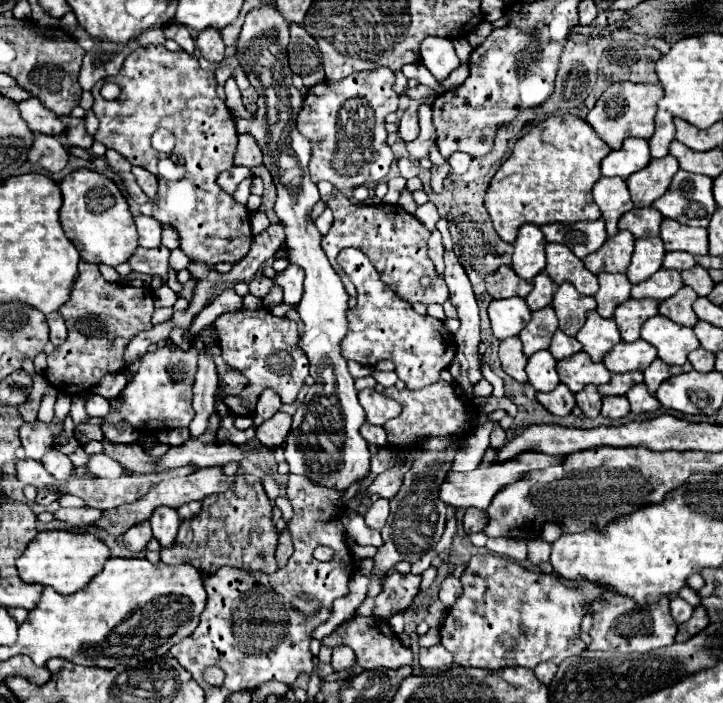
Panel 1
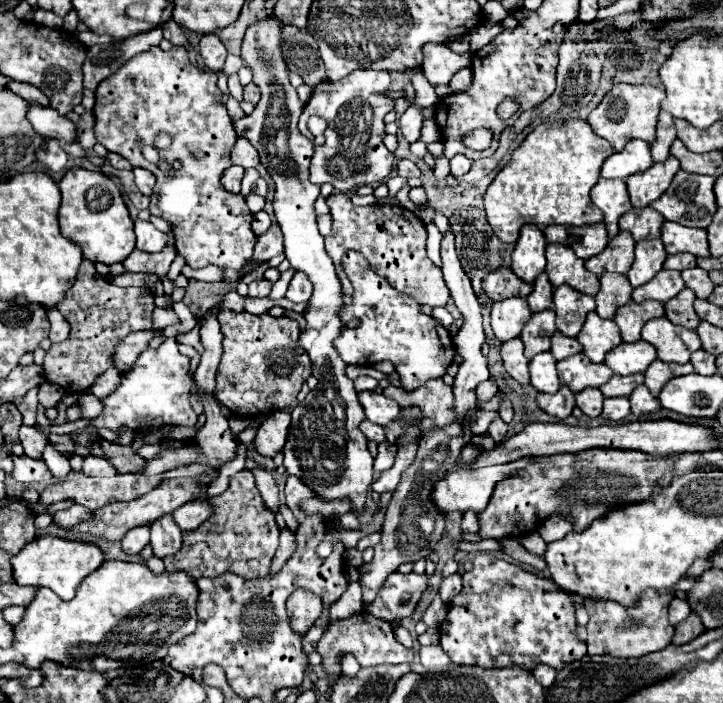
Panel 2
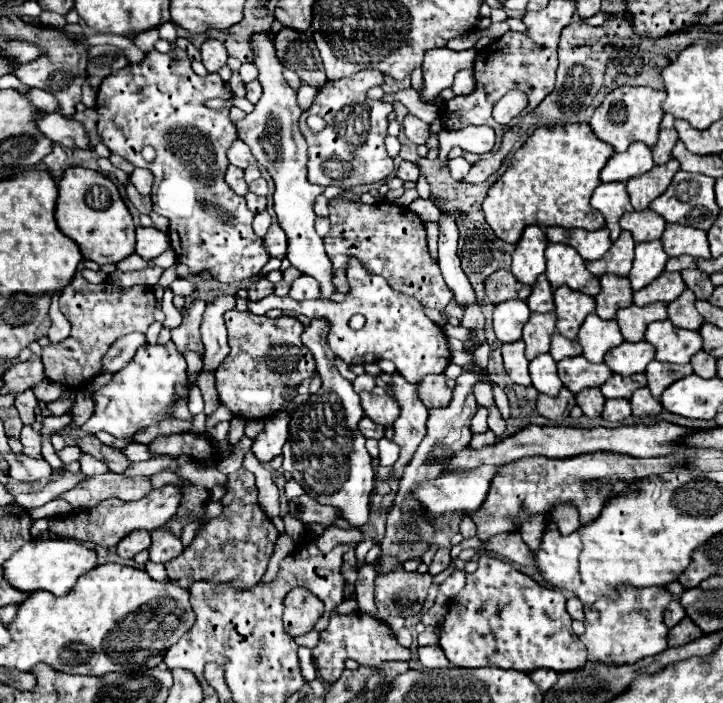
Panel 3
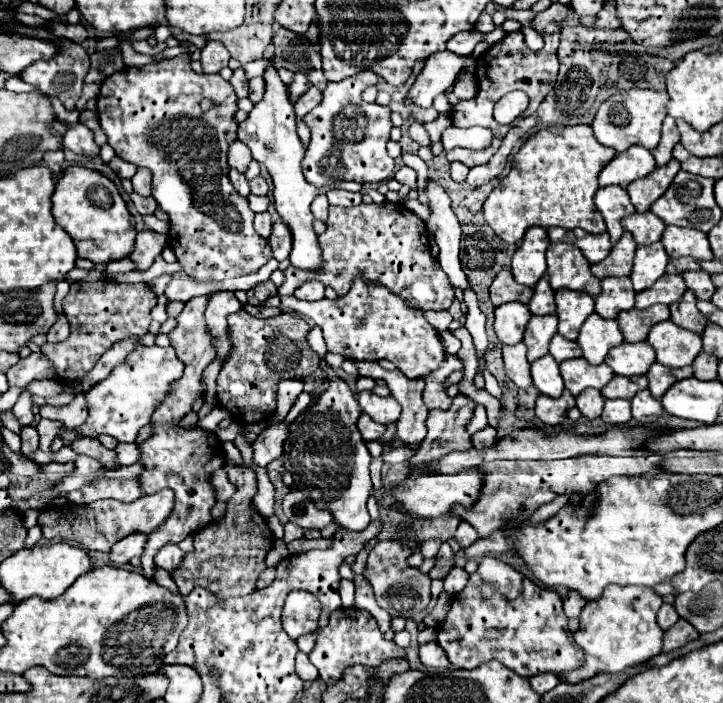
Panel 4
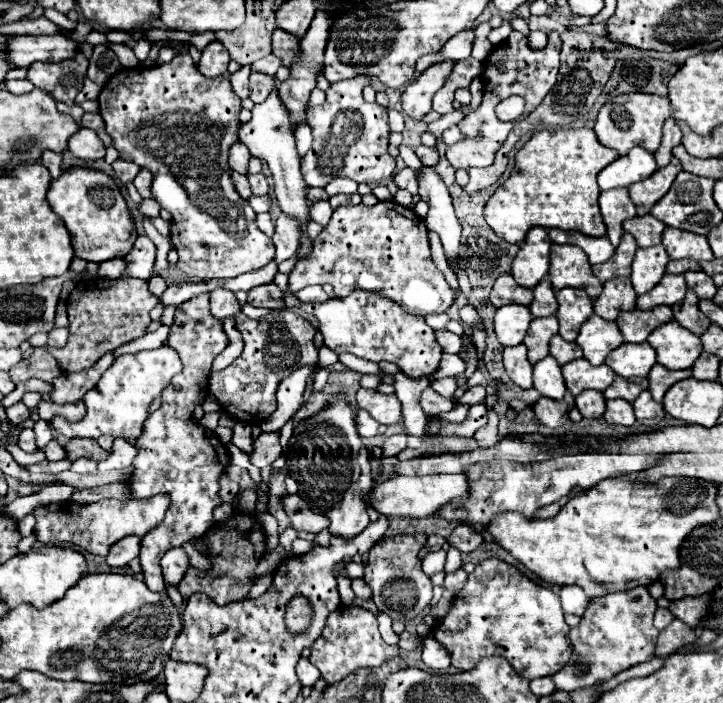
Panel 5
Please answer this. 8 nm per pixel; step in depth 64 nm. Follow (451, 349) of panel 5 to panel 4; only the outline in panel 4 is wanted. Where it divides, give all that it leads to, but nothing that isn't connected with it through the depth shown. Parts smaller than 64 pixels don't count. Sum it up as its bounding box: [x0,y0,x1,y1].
[440,330,461,355]

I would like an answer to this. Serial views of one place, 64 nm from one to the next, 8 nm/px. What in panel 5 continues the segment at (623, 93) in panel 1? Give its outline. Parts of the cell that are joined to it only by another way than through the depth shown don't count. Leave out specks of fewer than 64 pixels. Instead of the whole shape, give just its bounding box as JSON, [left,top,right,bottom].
[594,92,670,156]

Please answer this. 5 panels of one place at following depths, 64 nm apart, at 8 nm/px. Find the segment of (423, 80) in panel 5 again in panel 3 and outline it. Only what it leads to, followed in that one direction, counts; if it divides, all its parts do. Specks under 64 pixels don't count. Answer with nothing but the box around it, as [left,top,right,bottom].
[424,48,476,100]

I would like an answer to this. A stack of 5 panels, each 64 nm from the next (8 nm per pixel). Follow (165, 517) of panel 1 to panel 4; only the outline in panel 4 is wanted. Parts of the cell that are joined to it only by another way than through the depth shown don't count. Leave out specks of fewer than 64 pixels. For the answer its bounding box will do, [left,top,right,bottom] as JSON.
[154,544,184,572]

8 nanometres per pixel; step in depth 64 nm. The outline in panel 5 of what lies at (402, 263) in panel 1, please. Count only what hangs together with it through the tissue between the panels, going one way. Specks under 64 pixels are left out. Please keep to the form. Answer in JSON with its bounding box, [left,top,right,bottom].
[288,200,454,316]

